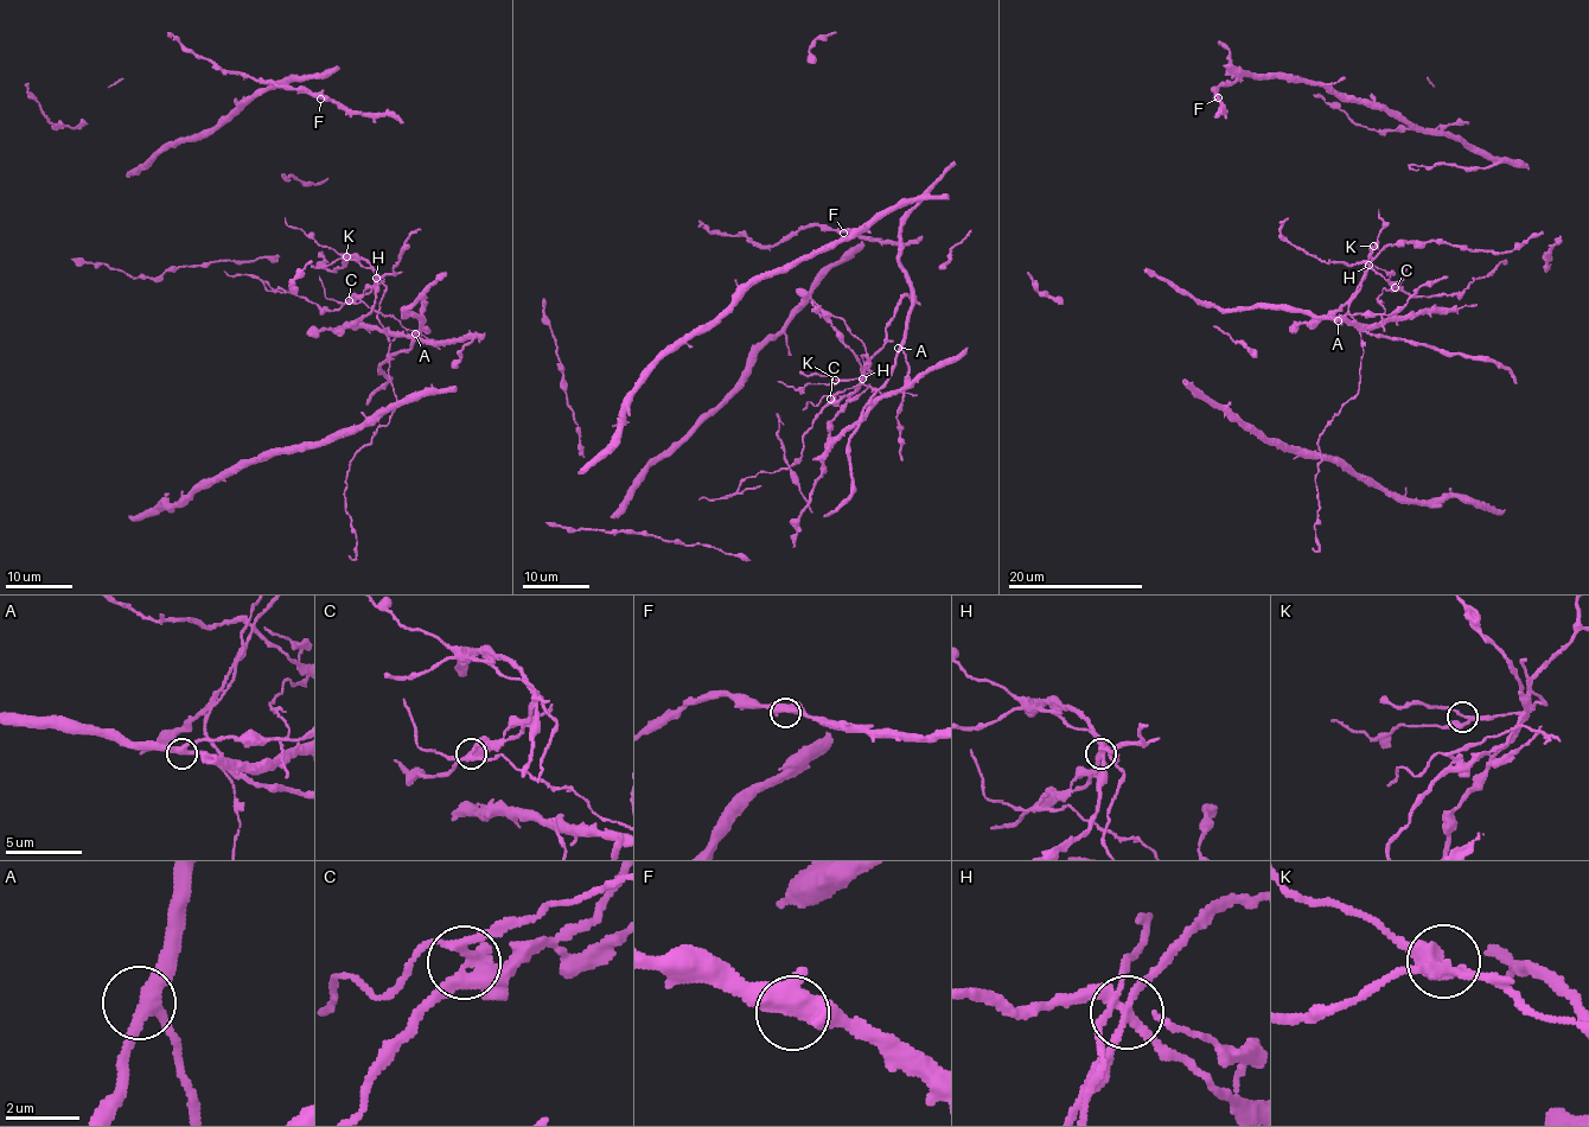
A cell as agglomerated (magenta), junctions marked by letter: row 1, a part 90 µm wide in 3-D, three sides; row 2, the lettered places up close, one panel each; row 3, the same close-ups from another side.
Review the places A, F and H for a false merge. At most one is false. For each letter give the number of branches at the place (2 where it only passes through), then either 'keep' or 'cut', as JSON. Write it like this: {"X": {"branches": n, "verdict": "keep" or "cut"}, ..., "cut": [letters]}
{"A": {"branches": 3, "verdict": "keep"}, "F": {"branches": 4, "verdict": "keep"}, "H": {"branches": 6, "verdict": "cut"}, "cut": ["H"]}

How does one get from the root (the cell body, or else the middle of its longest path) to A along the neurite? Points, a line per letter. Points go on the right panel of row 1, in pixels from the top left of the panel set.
A: (1371, 253), (1370, 263), (1393, 284), (1376, 298), (1385, 311), (1382, 318), (1354, 313), (1338, 320)

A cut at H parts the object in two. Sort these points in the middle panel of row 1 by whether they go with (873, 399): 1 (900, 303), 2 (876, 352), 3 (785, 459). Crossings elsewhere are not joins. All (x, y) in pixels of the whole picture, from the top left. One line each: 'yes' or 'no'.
1: no
2: no
3: yes

